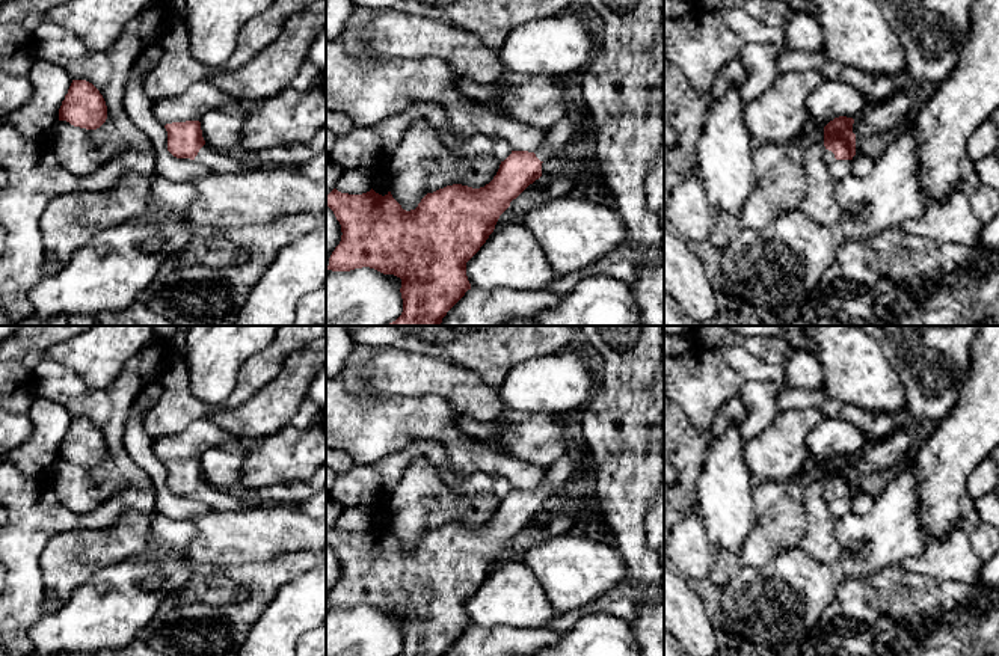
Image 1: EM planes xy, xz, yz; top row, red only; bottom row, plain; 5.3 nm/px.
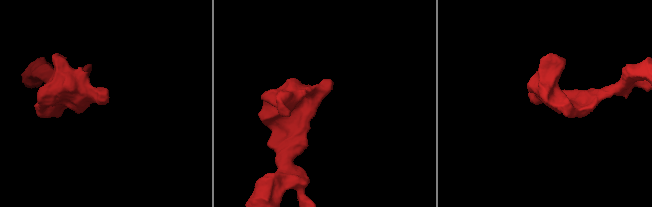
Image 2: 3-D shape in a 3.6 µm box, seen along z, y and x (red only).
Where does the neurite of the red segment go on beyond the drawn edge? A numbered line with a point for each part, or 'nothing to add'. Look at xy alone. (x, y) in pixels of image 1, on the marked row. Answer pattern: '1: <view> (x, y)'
1: xy (222, 162)

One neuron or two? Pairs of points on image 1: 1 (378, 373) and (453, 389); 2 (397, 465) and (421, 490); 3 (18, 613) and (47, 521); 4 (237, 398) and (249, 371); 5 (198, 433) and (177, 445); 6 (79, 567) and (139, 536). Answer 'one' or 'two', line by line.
1: one
2: two
3: one
4: one
5: one
6: one

